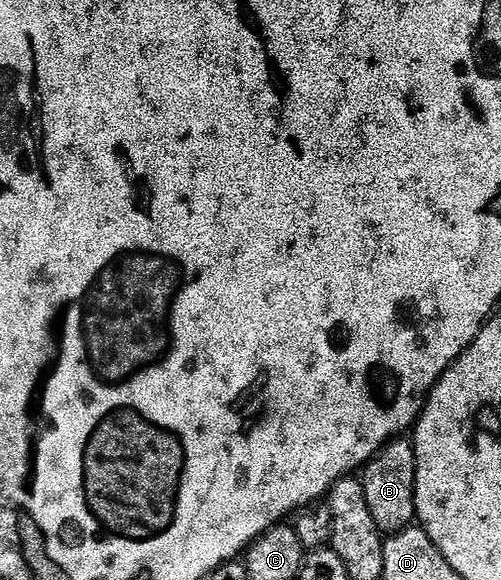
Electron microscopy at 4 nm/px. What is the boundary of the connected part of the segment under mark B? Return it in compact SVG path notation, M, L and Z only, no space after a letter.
M396 437L387 443L374 459L362 468L361 482L365 493L365 505L369 505L369 513L378 525L380 532L394 533L404 531L416 522L415 517L415 449L412 440L407 437Z

